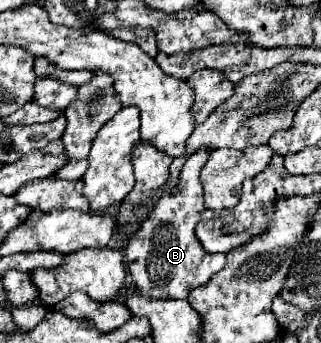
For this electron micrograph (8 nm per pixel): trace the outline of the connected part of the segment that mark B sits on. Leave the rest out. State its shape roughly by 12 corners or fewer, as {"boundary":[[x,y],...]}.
{"boundary":[[192,153],[128,241],[132,283],[146,297],[186,299],[224,253],[200,247],[200,169]]}

